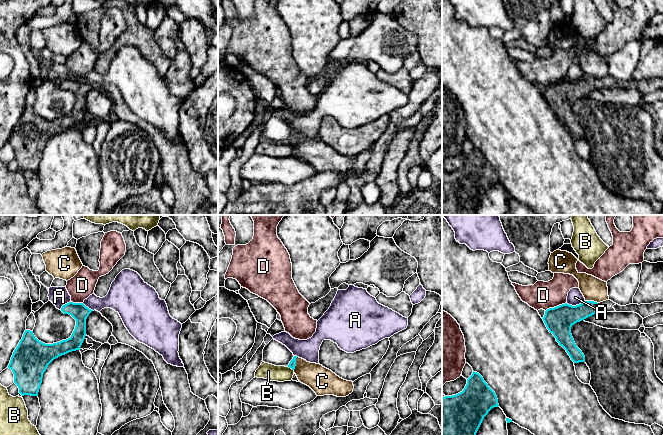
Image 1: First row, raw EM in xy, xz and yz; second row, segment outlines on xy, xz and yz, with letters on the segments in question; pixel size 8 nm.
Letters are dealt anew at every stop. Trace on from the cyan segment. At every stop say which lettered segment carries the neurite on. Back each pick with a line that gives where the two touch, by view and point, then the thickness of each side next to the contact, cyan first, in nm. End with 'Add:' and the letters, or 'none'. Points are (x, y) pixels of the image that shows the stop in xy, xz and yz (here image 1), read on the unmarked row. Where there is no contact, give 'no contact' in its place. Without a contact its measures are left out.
Add: none

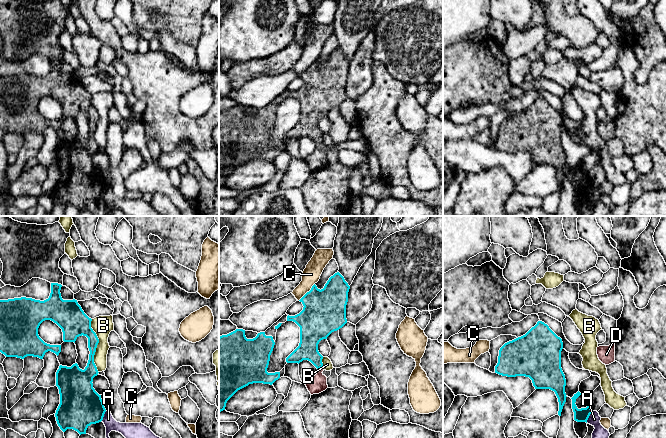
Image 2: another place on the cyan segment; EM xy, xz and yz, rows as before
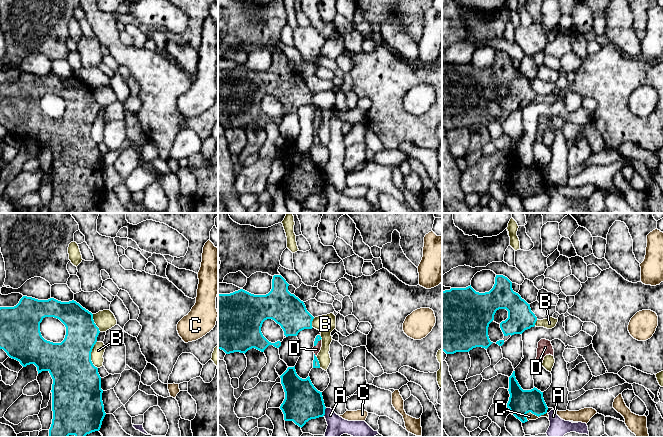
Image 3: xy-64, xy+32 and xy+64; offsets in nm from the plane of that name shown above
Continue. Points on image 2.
D: contact xz (320, 143); calibres 160 and 140 nm
Add: D

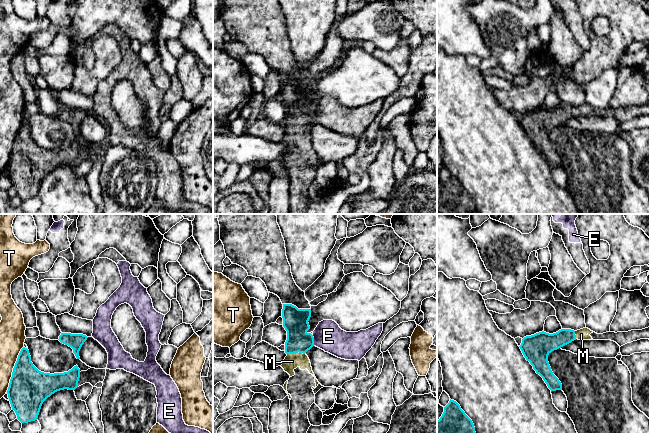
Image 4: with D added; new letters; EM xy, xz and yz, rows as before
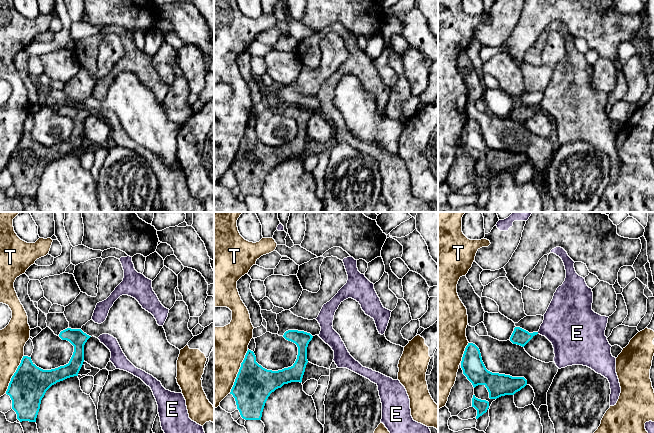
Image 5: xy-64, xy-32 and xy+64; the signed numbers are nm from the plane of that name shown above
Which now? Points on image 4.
M: contact xz (295, 128); calibres 200 and 120 nm
Add: M

